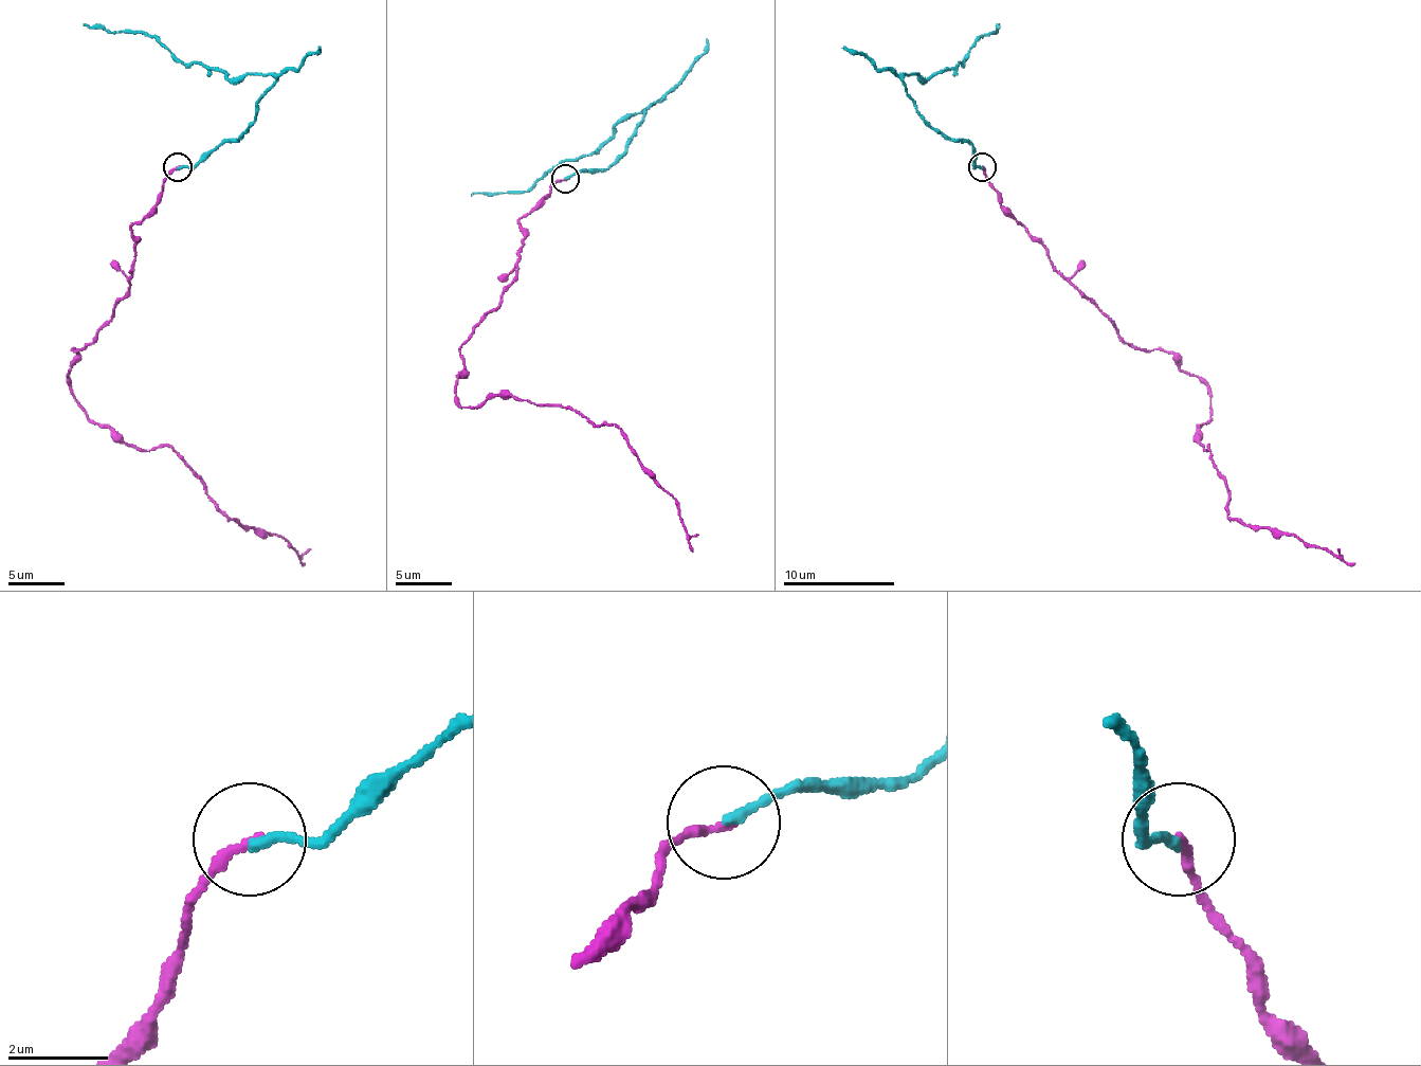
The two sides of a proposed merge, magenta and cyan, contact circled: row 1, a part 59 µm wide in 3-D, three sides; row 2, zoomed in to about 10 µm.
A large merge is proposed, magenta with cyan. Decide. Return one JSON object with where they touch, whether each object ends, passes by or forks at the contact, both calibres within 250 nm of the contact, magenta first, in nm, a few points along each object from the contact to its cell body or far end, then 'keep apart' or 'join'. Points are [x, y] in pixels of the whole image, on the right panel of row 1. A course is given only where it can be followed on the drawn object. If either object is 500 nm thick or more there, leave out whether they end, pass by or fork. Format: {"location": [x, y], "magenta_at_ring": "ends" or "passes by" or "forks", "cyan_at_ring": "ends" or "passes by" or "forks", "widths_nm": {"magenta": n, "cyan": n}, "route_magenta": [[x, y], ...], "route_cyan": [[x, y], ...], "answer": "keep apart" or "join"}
{"location": [982, 166], "magenta_at_ring": "ends", "cyan_at_ring": "ends", "widths_nm": {"magenta": 200, "cyan": 200}, "route_magenta": [[983, 166], [1000, 205], [1126, 342], [1170, 354], [1204, 384], [1201, 444], [1230, 491], [1226, 513], [1355, 564]], "route_cyan": [[983, 166], [975, 166], [975, 149], [918, 113], [902, 79], [927, 79], [963, 62], [1000, 23]], "answer": "join"}

